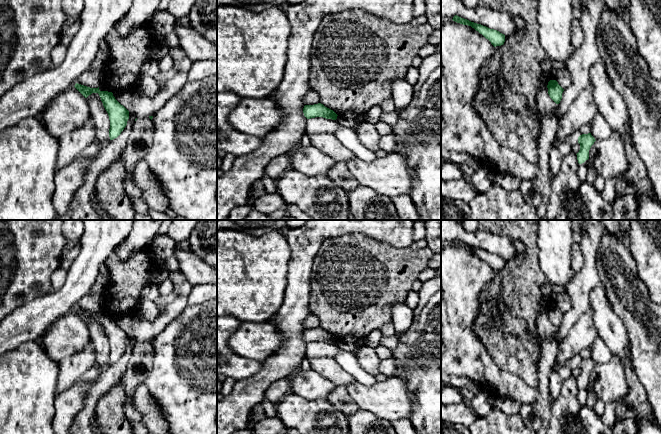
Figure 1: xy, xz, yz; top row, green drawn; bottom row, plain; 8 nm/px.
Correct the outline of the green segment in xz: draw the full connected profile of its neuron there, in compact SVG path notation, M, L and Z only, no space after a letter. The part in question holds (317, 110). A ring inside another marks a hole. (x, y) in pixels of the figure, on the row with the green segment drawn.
M321 103L314 105L305 105L303 108L303 113L307 119L323 117L326 119L336 120L338 116L333 110L325 107Z

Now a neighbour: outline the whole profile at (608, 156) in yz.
M612 130L609 138L596 140L589 150L589 160L605 180L627 173L629 164L619 132Z

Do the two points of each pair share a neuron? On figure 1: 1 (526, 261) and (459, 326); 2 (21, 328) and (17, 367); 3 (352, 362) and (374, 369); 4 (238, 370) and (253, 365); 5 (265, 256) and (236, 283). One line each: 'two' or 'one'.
1: two
2: two
3: two
4: one
5: one

